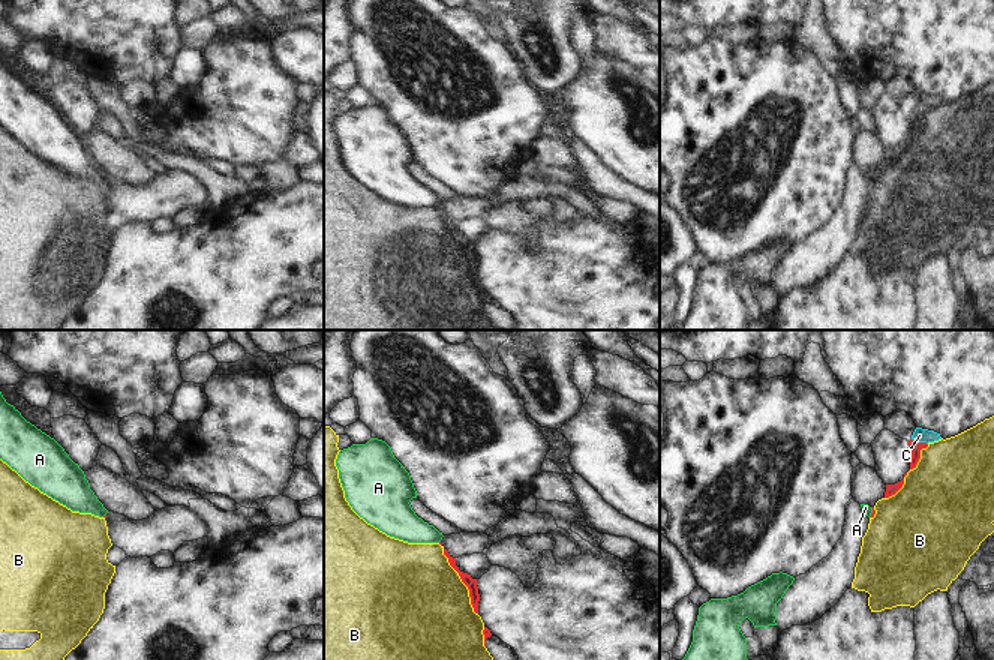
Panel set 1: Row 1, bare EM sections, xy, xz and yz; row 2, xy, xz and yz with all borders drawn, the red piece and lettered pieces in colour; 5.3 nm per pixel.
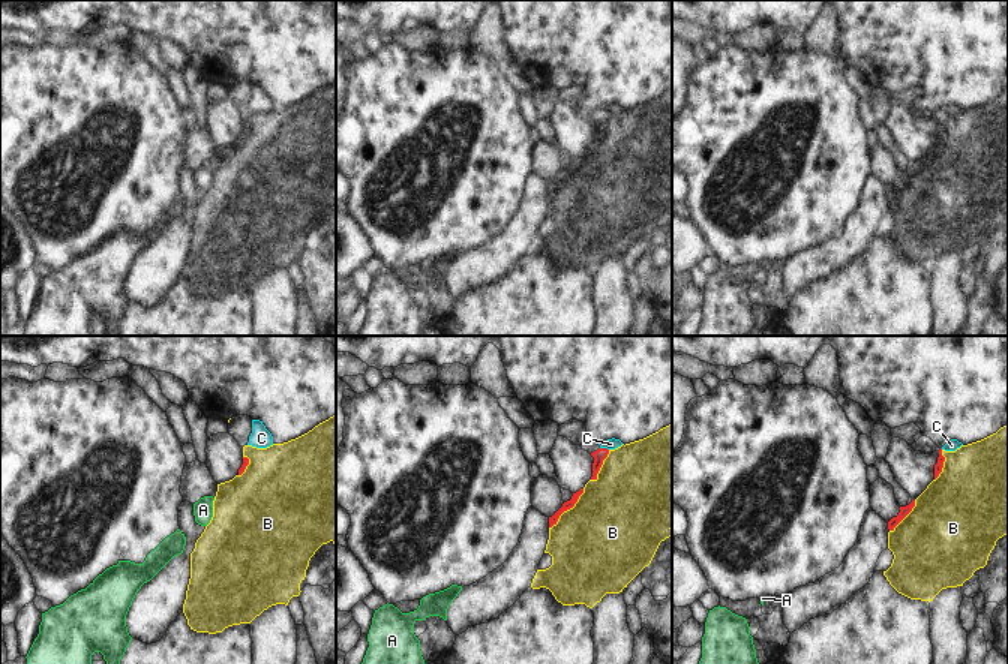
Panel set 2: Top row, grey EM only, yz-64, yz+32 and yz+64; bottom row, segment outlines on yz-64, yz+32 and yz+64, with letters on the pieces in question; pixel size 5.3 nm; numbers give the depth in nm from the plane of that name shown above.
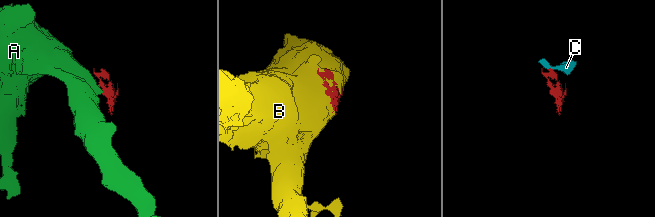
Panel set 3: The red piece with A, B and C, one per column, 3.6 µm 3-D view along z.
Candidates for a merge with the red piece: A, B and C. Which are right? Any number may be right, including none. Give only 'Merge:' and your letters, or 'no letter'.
Merge: B

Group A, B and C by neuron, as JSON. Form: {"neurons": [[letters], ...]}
{"neurons": [["A"], ["B"], ["C"]]}

